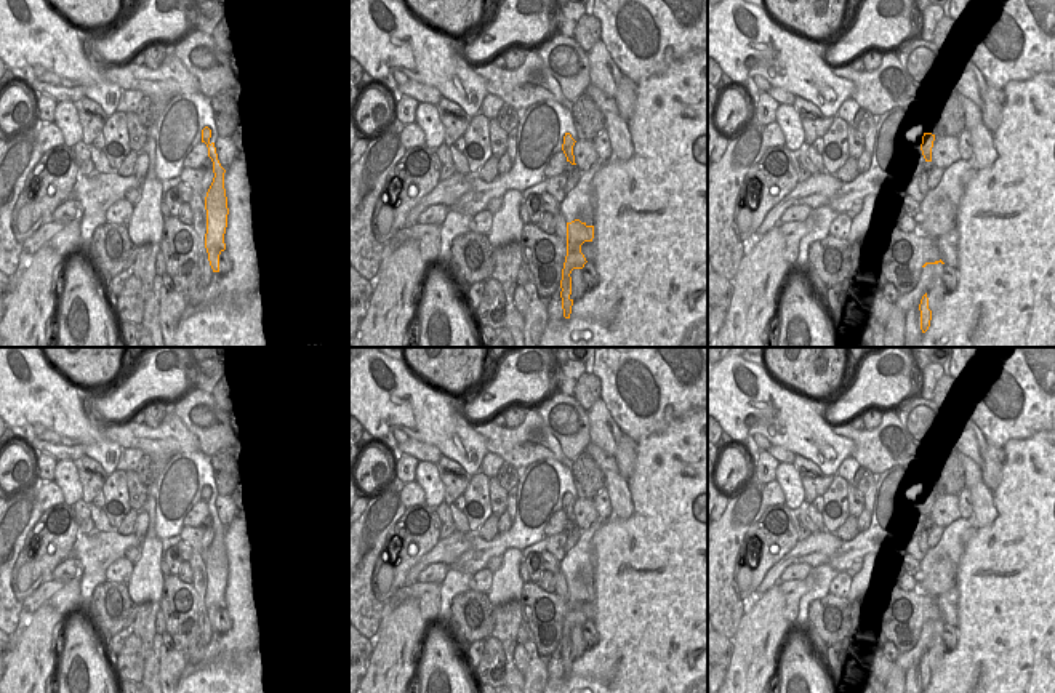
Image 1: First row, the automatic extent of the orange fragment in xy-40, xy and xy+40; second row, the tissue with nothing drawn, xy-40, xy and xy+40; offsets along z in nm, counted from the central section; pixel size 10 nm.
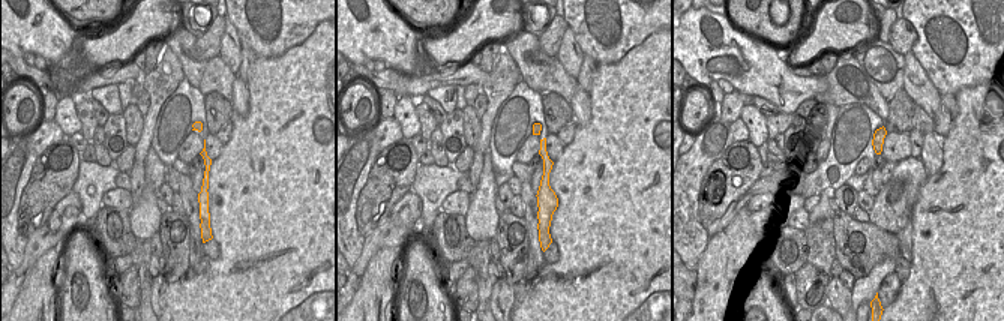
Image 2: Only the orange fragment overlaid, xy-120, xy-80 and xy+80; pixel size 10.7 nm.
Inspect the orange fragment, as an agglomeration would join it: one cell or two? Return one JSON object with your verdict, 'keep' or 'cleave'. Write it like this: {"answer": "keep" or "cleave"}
{"answer": "cleave"}

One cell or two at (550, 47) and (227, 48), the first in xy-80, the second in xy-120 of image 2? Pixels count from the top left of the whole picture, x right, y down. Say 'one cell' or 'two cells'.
two cells

